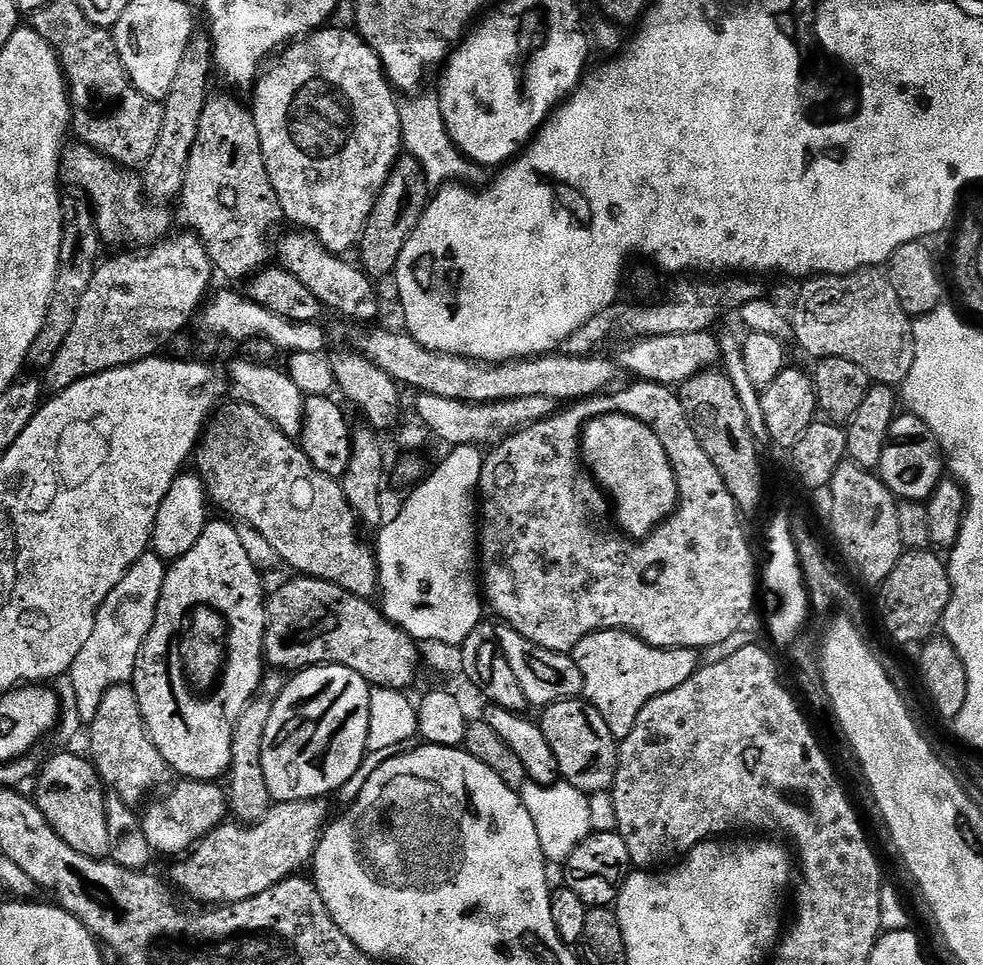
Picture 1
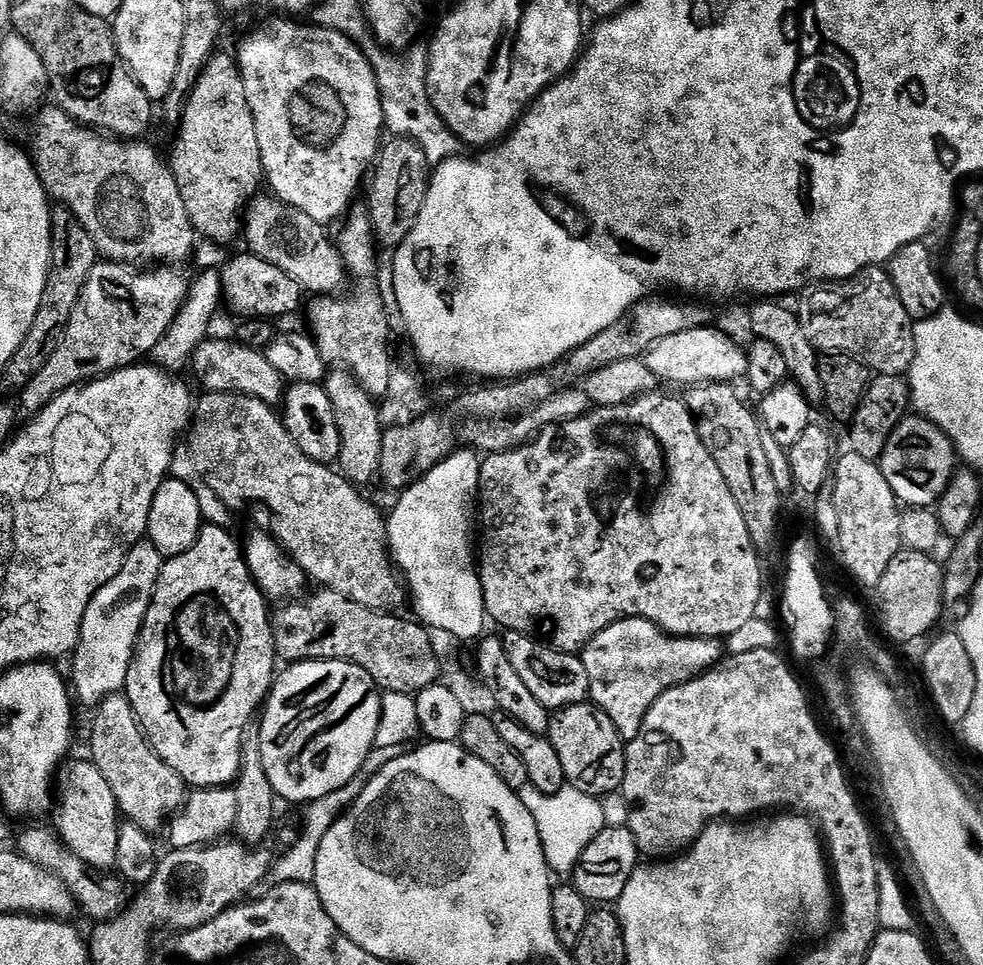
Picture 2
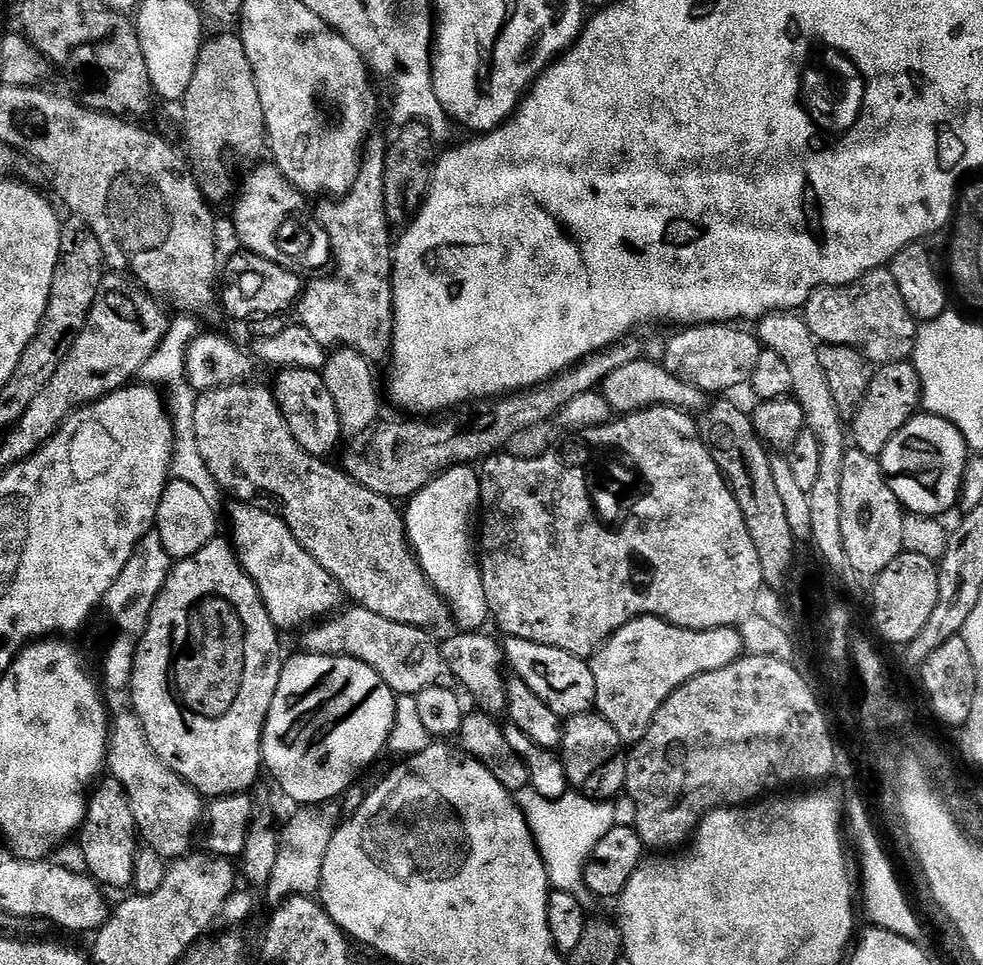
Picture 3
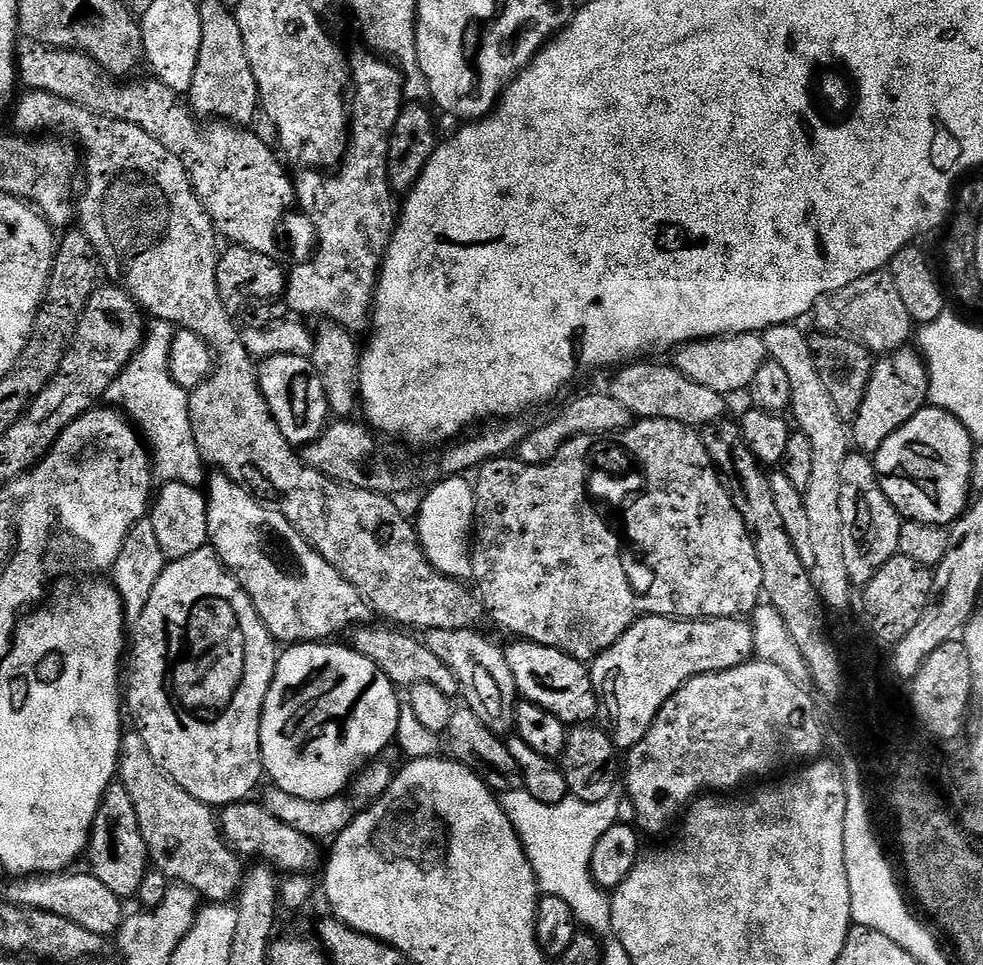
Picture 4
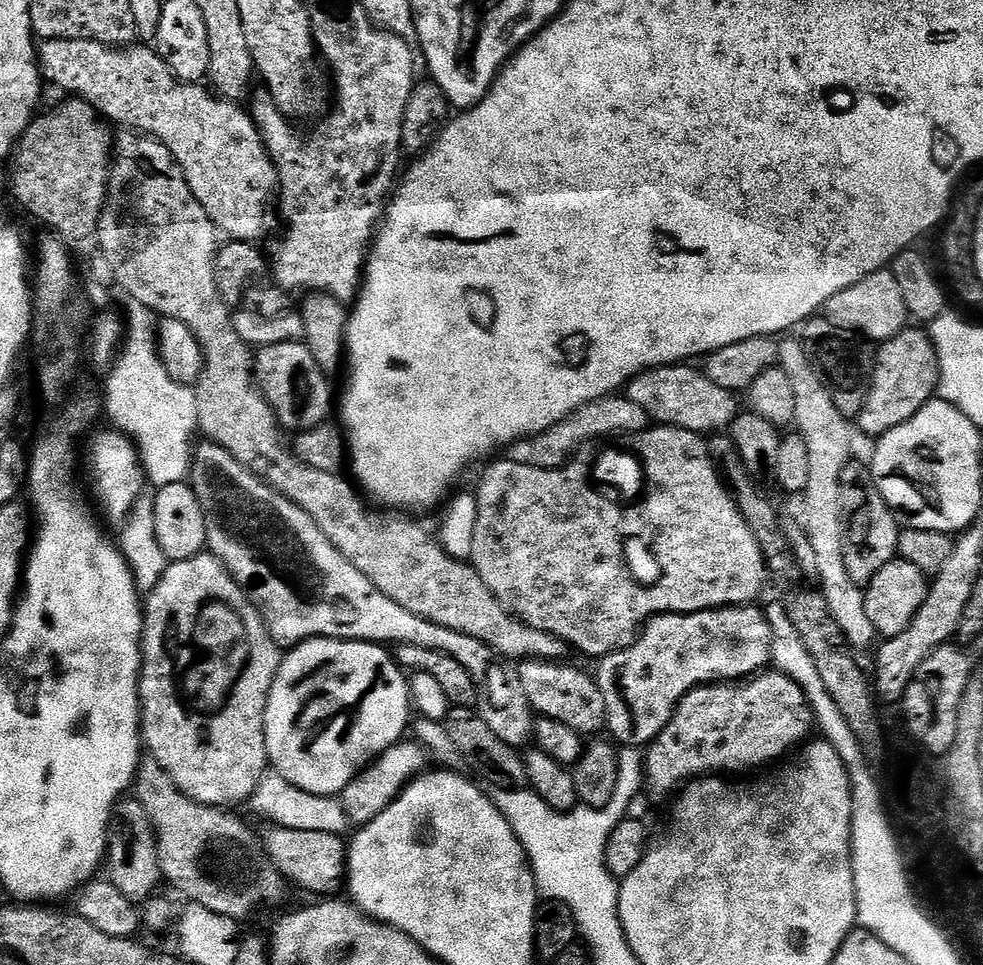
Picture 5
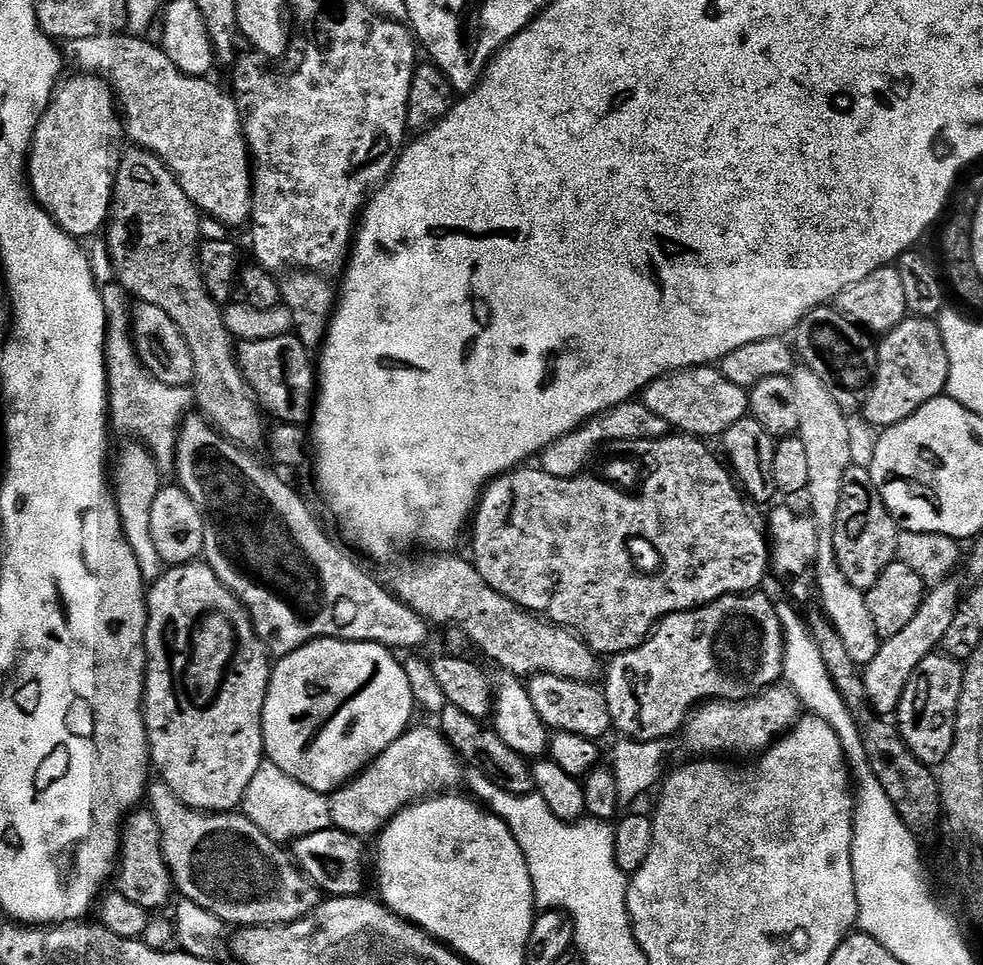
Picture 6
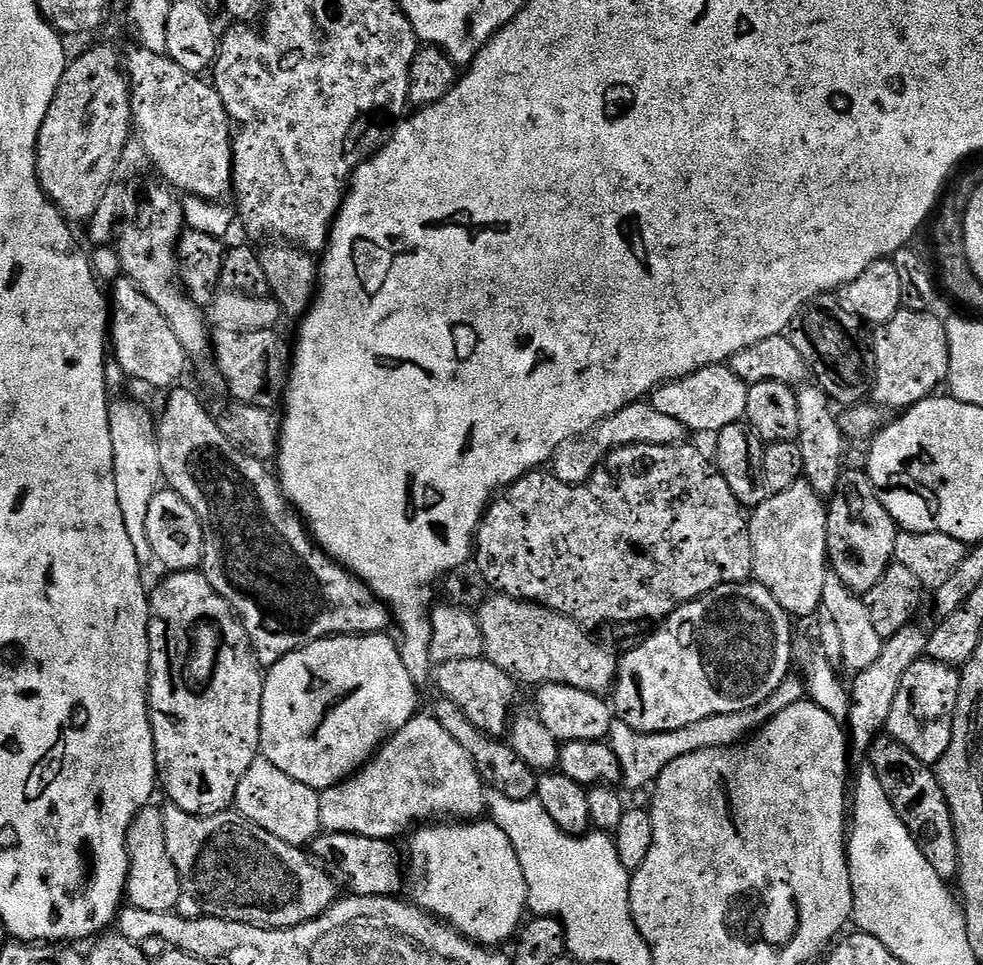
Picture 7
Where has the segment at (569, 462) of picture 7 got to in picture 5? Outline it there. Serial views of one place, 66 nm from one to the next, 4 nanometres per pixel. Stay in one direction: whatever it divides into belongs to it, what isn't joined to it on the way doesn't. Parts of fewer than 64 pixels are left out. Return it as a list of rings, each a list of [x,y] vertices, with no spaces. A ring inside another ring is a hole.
[[[613,394],[603,396],[578,410],[574,410],[562,422],[558,422],[548,432],[540,432],[536,436],[529,436],[510,448],[510,458],[522,466],[535,468],[562,468],[569,460],[577,455],[576,452],[587,440],[600,440],[603,436],[635,437],[645,432],[650,426],[646,410],[635,402],[630,402],[627,395]]]

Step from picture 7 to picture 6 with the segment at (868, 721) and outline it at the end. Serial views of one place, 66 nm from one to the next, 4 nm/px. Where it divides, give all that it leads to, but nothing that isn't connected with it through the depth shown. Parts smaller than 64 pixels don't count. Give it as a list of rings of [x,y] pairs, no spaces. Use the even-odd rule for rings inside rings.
[[[949,578],[940,584],[931,585],[922,606],[918,606],[918,614],[914,614],[914,619],[900,633],[894,634],[894,638],[883,641],[878,654],[874,654],[874,658],[863,665],[862,675],[868,703],[877,717],[888,718],[895,713],[902,698],[902,690],[906,690],[906,682],[910,682],[910,674],[918,670],[918,662],[933,655],[940,648],[942,638],[946,638],[946,630],[950,622],[954,622],[954,614],[962,599],[962,588],[954,581],[955,579]]]

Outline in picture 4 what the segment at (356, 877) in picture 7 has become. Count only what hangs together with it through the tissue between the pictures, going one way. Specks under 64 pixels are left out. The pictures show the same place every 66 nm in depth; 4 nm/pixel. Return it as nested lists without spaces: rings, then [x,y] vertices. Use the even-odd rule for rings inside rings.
[[[252,803],[229,804],[218,816],[220,834],[237,854],[244,858],[256,856],[252,858],[259,858],[280,874],[312,874],[316,867],[316,871],[321,867],[322,852],[320,856],[315,839],[284,824],[263,803]]]

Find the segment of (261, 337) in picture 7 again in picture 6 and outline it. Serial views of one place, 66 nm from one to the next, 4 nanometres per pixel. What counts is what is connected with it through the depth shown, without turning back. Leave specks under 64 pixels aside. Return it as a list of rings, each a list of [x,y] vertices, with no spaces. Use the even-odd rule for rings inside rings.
[[[295,334],[261,340],[241,340],[236,349],[236,360],[248,383],[249,392],[257,405],[269,417],[273,416],[273,421],[301,426],[309,423],[314,411],[314,397],[318,392],[318,372],[310,351]]]

